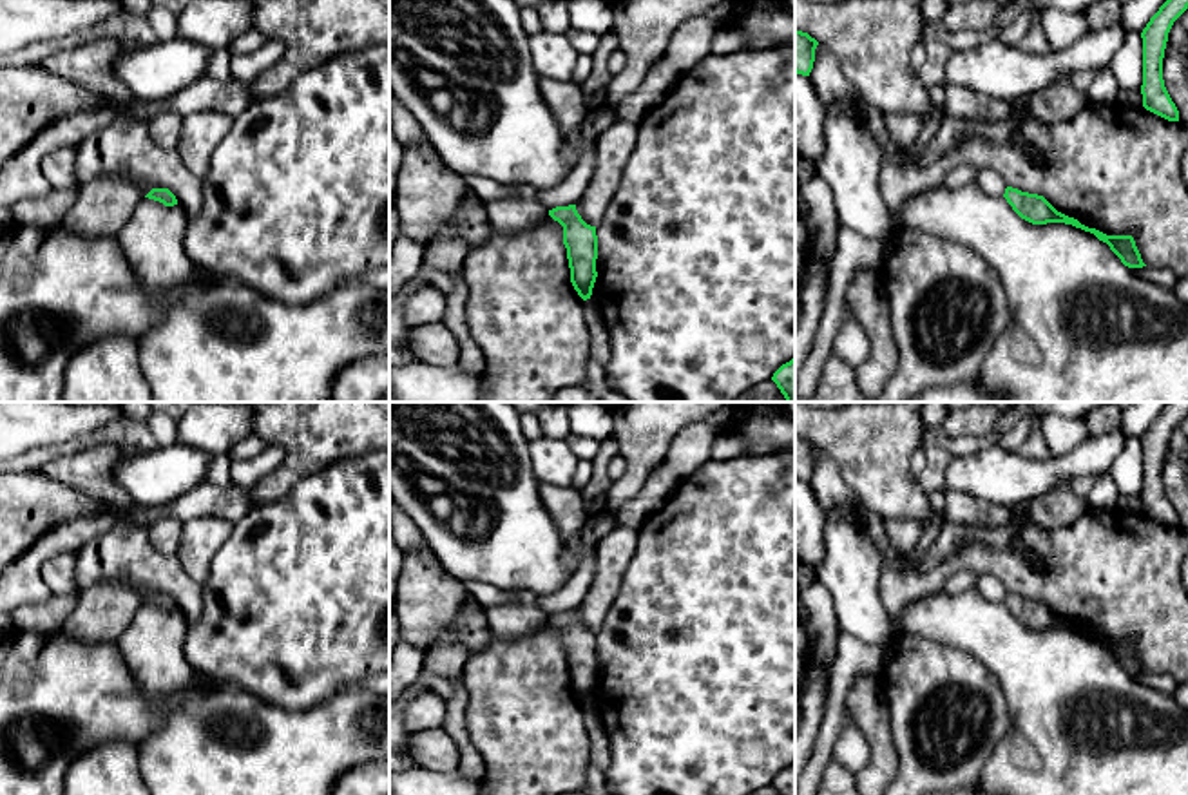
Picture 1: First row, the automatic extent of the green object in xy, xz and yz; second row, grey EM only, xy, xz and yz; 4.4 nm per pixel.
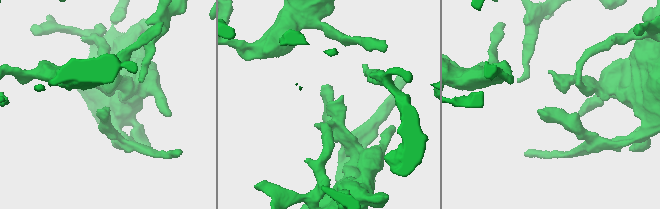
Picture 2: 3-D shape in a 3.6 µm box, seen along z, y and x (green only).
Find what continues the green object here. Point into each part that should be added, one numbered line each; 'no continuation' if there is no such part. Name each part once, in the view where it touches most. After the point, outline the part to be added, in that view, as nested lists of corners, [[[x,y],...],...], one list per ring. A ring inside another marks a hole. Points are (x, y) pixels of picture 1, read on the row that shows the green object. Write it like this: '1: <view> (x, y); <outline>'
no continuation

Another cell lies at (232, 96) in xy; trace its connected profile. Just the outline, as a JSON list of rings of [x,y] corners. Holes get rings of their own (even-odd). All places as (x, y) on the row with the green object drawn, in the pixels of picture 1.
[[[203,74],[192,85],[165,100],[134,100],[129,109],[129,118],[148,123],[161,112],[176,112],[187,118],[190,114],[208,110],[237,118],[252,101],[252,85],[246,85],[235,78],[219,81],[208,74]]]

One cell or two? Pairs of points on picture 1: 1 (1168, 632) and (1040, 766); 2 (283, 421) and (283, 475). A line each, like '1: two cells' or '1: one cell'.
1: two cells
2: one cell

